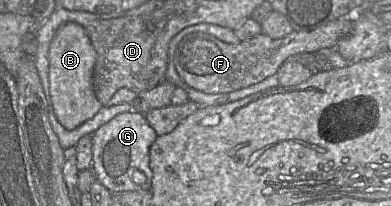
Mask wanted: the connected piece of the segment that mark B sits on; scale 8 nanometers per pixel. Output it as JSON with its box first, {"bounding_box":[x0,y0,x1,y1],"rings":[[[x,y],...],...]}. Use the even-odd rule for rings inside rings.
{"bounding_box":[48,22,103,131],"rings":[[[76,22],[63,24],[56,32],[48,53],[49,82],[53,111],[59,123],[69,131],[92,119],[103,105],[93,87],[97,53],[85,28]]]}

